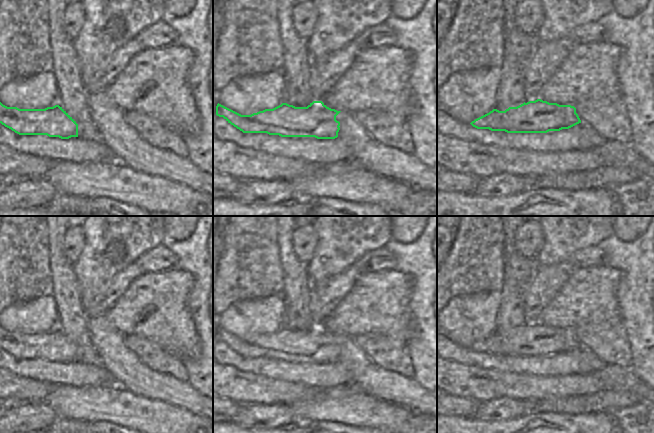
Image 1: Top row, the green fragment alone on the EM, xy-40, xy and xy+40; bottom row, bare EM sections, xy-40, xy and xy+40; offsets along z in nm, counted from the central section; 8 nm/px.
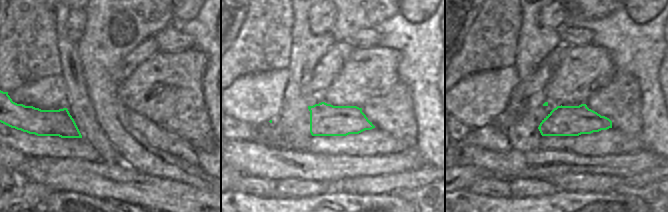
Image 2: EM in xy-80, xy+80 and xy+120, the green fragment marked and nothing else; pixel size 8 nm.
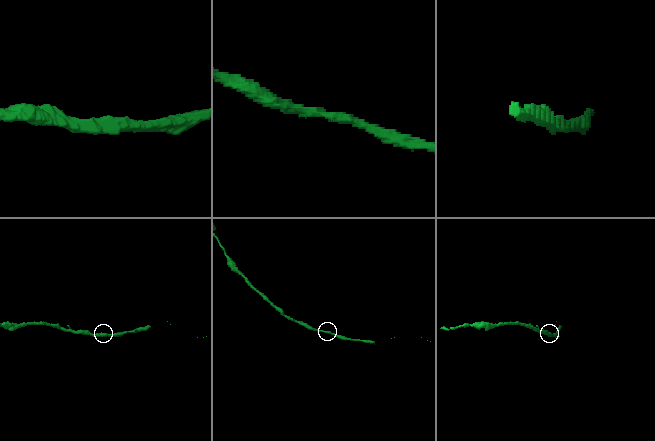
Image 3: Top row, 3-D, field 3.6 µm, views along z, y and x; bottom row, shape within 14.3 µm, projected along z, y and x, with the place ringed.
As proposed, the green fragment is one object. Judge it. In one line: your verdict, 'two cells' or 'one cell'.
one cell

